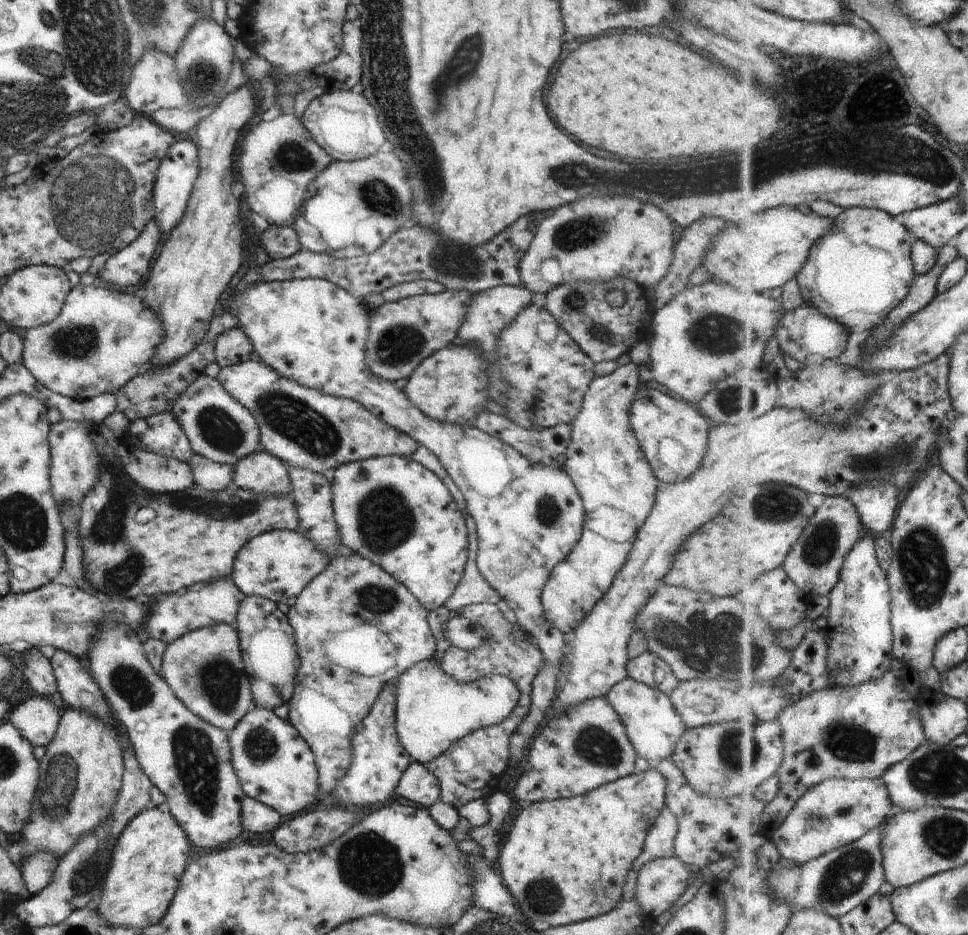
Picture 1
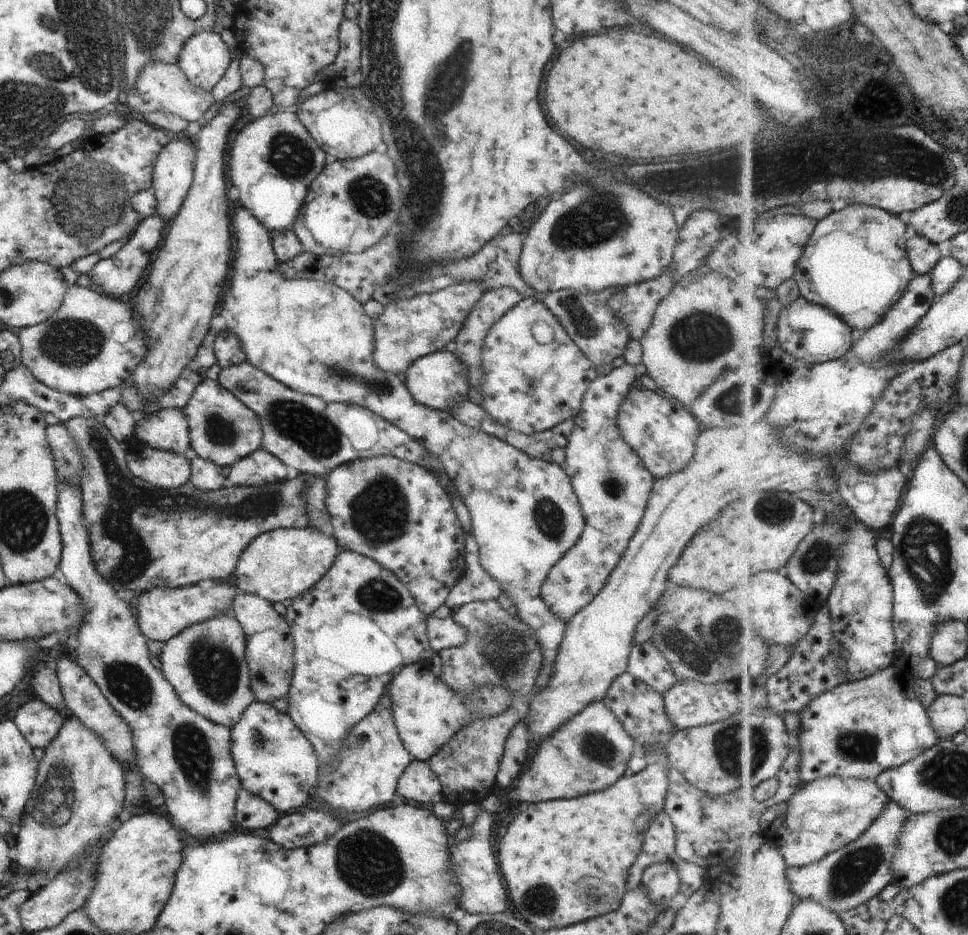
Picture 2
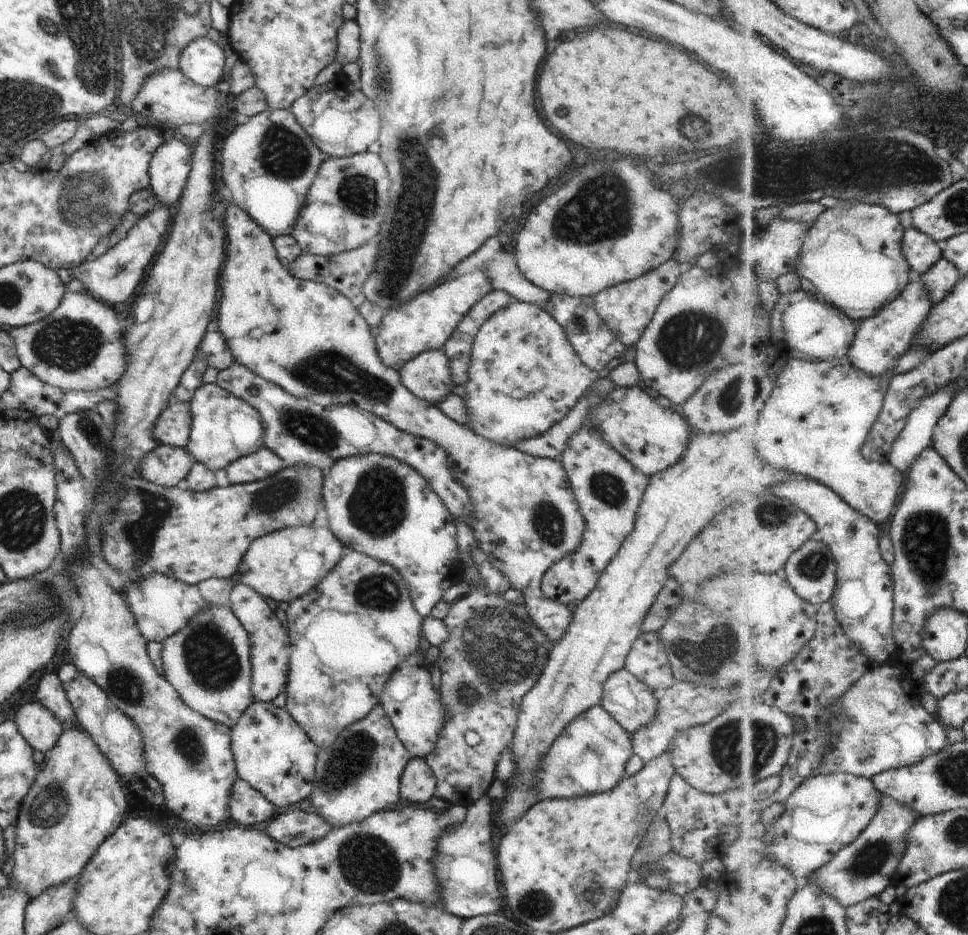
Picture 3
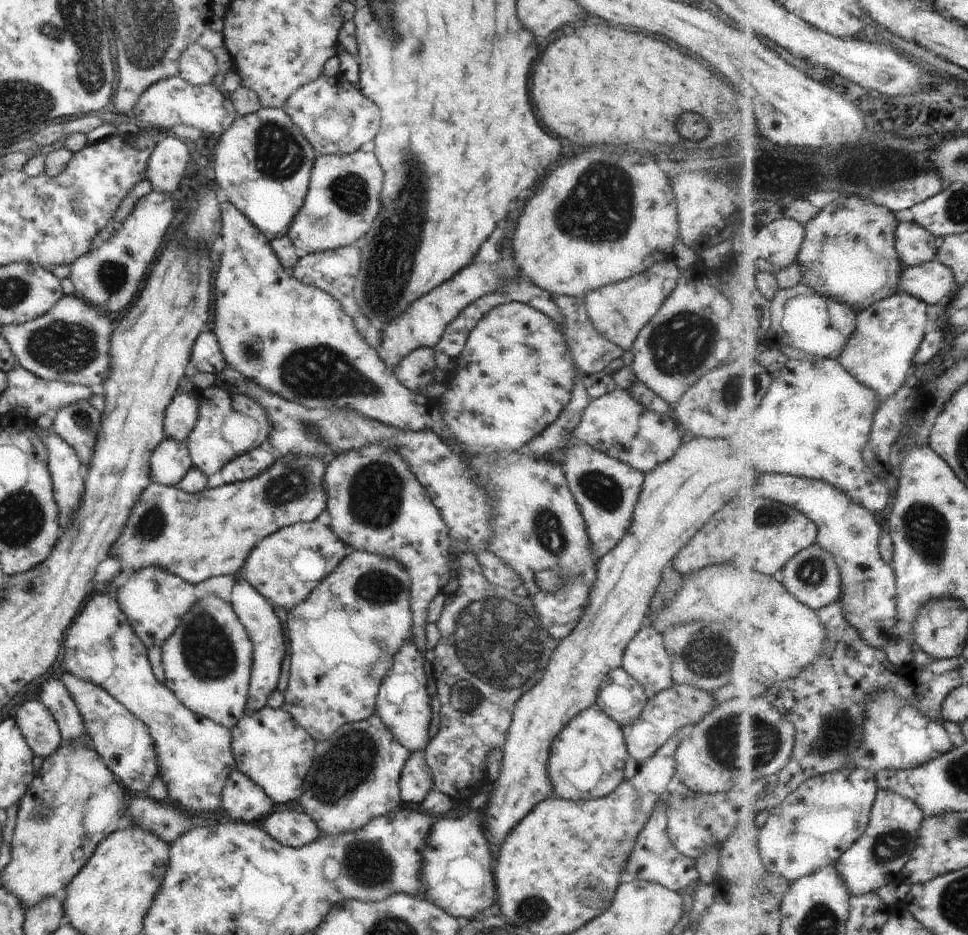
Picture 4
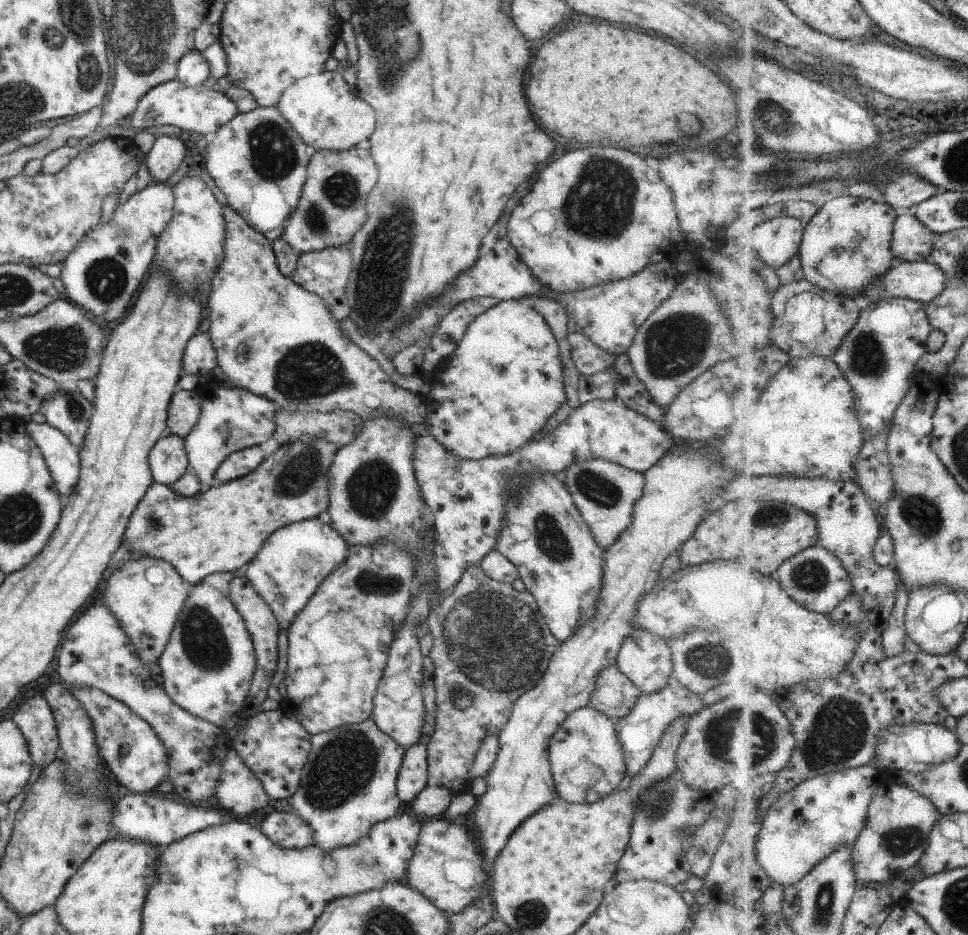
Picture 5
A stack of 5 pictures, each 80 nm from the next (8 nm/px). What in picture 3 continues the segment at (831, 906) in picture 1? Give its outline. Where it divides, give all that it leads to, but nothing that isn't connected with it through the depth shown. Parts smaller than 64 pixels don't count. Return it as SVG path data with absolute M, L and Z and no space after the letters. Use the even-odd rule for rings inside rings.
M885 795L882 807L867 831L854 843L844 847L830 863L814 871L804 882L817 881L832 897L838 897L845 907L880 896L890 886L890 879L898 874L910 846L912 827L920 816L910 805Z

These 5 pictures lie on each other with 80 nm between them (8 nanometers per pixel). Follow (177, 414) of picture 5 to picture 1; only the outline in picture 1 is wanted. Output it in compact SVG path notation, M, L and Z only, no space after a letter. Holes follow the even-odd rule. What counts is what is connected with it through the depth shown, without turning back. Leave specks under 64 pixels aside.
M168 411L132 421L128 434L136 448L161 457L187 462L194 455L186 433Z

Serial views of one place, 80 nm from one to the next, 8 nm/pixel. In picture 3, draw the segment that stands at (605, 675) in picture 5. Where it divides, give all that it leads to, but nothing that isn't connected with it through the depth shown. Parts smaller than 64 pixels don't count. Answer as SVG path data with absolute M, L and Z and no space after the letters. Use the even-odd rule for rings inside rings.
M626 669L612 673L603 689L601 705L628 734L655 719L658 695Z

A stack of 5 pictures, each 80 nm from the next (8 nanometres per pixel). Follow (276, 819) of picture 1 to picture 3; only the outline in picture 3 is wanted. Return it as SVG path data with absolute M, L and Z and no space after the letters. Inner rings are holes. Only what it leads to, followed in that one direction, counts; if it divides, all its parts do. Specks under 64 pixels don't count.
M240 777L231 786L229 813L232 822L245 827L256 827L276 816L276 807L252 785Z

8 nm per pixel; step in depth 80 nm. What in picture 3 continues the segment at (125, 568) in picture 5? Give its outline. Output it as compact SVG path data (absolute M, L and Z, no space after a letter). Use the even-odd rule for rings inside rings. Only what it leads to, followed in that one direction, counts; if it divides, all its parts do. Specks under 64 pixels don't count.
M158 573L144 577L142 580L124 587L120 592L133 614L140 634L147 641L162 643L163 640L184 628L184 625L188 624L188 621L197 613L212 606L204 600L197 585L187 585L182 581Z

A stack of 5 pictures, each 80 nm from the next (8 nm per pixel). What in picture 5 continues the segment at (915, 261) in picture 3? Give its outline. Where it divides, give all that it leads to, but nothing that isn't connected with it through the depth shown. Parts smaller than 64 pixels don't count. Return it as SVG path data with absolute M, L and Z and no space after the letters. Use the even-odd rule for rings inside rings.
M900 215L895 226L893 251L898 259L928 261L940 237L940 233L935 233L917 215Z

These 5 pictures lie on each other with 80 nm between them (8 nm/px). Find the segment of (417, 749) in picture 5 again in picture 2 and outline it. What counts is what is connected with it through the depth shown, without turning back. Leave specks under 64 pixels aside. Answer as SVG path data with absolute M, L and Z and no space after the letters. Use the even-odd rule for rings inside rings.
M413 760L397 780L396 792L418 804L428 804L439 797L441 784L427 763Z

